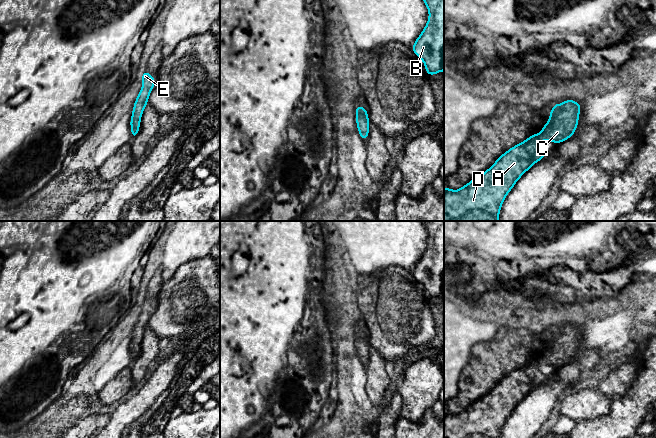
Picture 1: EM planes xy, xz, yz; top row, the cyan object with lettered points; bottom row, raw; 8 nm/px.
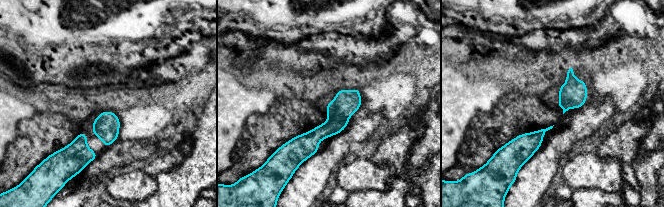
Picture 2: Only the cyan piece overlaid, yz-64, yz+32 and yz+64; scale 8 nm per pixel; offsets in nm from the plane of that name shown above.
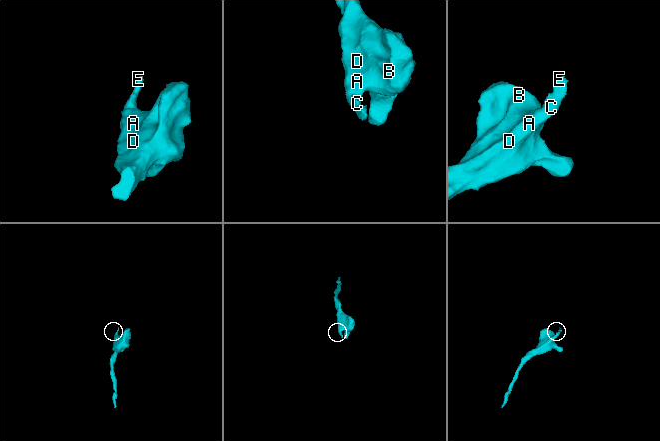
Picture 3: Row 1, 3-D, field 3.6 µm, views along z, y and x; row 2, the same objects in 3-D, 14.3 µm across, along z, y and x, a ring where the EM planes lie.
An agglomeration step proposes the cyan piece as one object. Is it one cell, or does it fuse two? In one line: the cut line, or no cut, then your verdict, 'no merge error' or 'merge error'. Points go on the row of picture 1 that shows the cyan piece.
cut none; no merge error

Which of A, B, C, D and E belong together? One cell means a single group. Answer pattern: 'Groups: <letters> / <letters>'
Groups: A B C D E

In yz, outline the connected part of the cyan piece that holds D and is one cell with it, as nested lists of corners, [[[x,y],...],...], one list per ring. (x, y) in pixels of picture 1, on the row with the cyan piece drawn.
[[[566,99],[562,104],[554,103],[549,112],[550,120],[543,125],[539,134],[535,133],[511,147],[498,157],[489,169],[459,190],[455,191],[444,187],[444,221],[499,221],[501,206],[516,182],[534,163],[547,156],[541,148],[541,141],[546,139],[558,145],[571,138],[578,126],[581,110],[581,104],[575,100]]]

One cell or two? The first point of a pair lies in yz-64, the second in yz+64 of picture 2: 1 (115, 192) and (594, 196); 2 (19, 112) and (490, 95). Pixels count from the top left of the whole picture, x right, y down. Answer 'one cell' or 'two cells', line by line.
1: two cells
2: one cell

